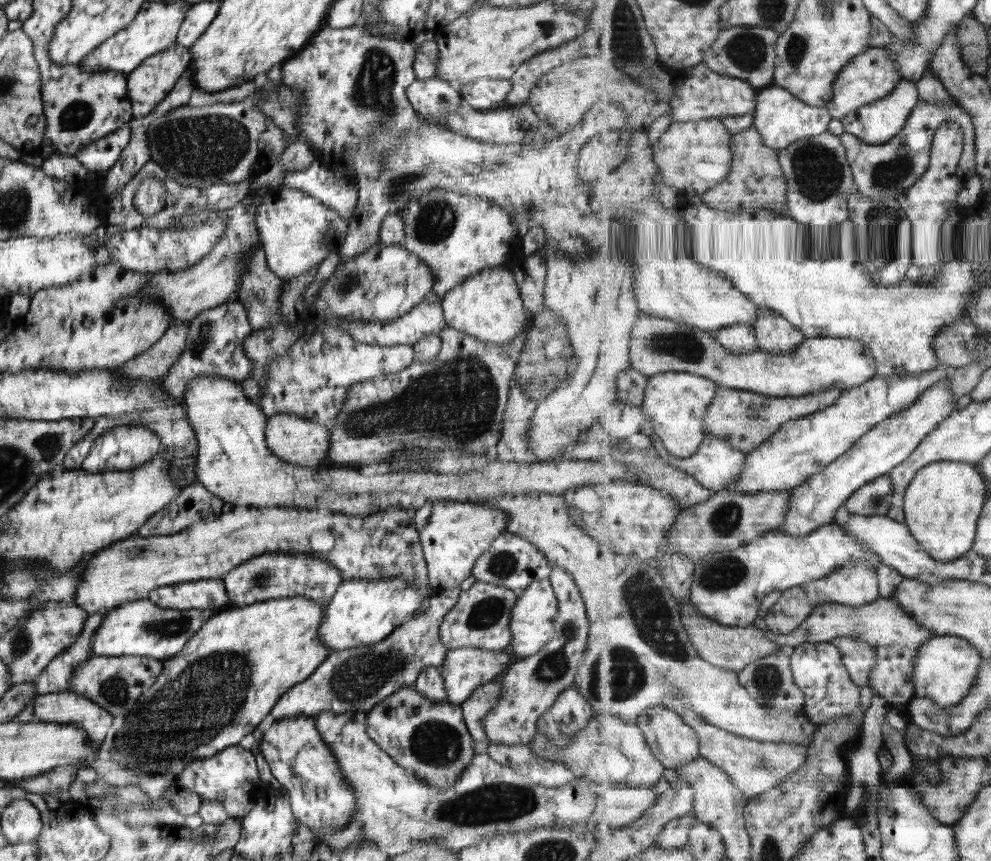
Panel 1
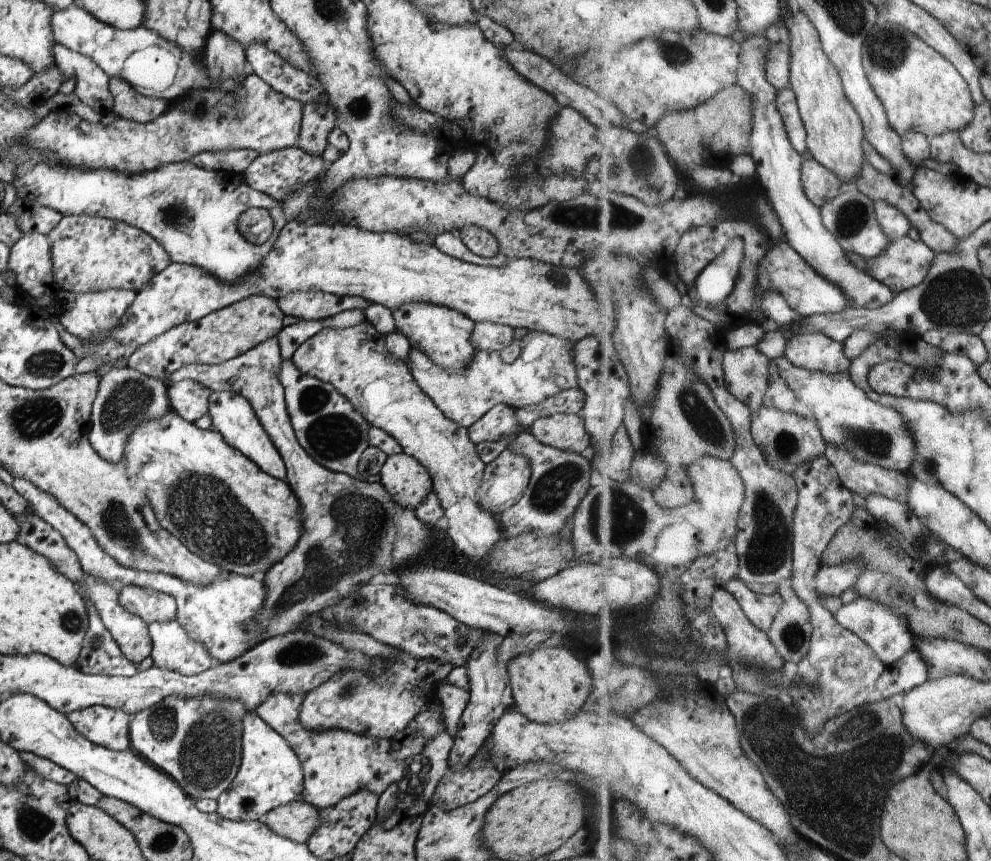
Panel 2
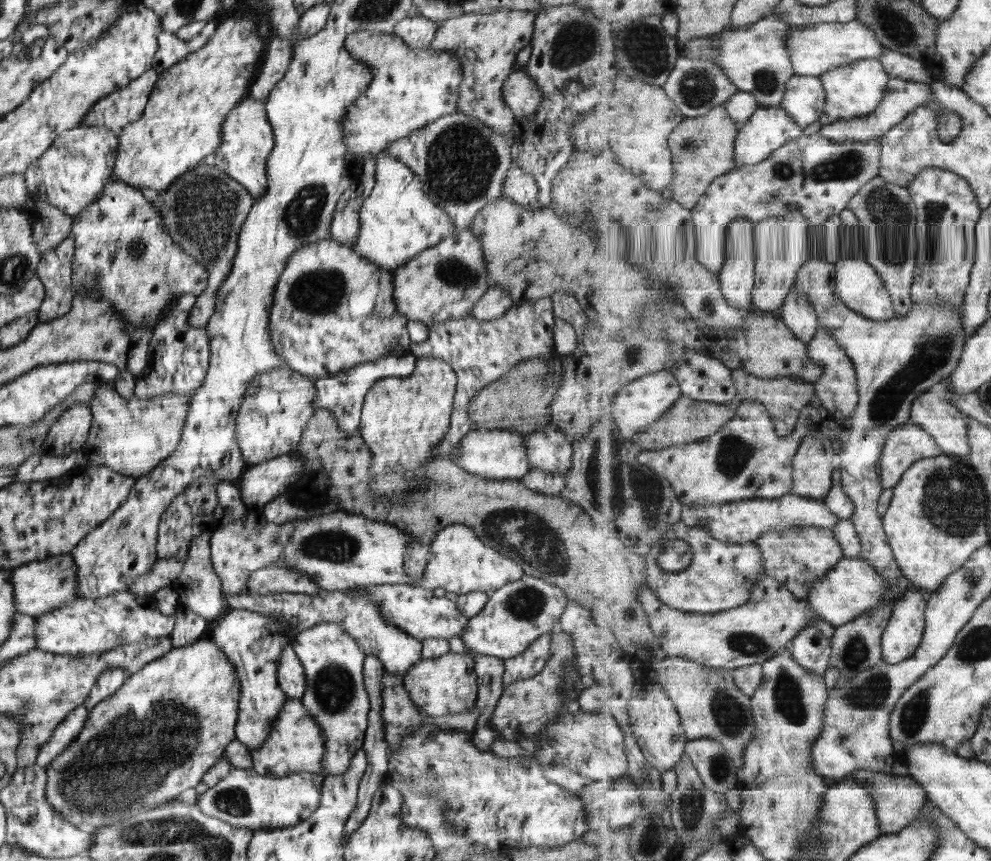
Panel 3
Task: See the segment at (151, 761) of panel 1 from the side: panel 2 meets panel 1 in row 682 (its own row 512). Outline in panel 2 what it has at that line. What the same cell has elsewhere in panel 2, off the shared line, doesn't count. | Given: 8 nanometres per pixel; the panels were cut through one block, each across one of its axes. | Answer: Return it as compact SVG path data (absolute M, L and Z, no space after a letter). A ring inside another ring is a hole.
M170 409L157 419L147 420L128 435L124 447L127 473L136 489L144 486L144 498L172 536L190 552L217 564L223 572L250 577L265 572L298 542L303 528L299 502L286 480L266 474L238 449L232 448L214 429L201 429Z

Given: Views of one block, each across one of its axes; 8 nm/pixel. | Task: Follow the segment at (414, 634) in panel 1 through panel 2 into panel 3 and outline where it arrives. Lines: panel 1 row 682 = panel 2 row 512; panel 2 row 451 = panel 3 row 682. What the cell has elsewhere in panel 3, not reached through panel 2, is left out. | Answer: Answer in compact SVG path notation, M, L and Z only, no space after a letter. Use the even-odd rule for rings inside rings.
M286 643L280 653L276 678L288 699L302 698L306 689L306 672L296 656L292 643Z

